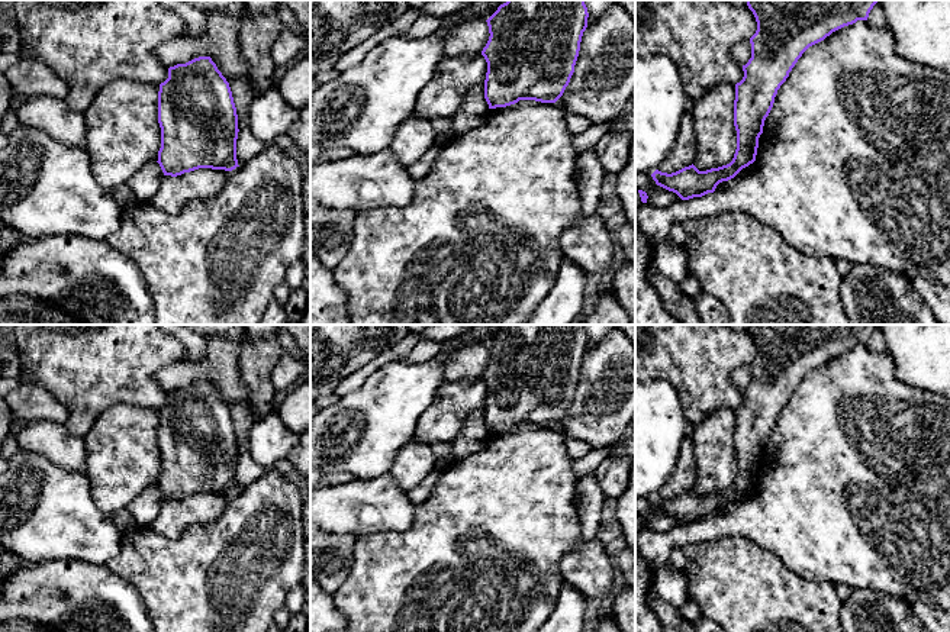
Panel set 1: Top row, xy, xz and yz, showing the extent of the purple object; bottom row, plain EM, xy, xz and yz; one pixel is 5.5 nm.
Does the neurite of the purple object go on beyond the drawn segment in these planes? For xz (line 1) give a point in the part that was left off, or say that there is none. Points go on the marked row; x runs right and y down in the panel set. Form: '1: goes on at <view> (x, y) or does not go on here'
1: does not go on here

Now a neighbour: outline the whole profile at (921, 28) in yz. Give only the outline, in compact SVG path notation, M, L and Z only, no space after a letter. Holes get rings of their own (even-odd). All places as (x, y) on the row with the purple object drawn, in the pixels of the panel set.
M879 0L893 32L896 52L906 61L950 74L950 0Z

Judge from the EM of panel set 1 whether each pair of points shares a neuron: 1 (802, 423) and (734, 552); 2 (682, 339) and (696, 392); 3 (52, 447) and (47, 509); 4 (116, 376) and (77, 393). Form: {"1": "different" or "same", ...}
{"1": "different", "2": "same", "3": "different", "4": "same"}

